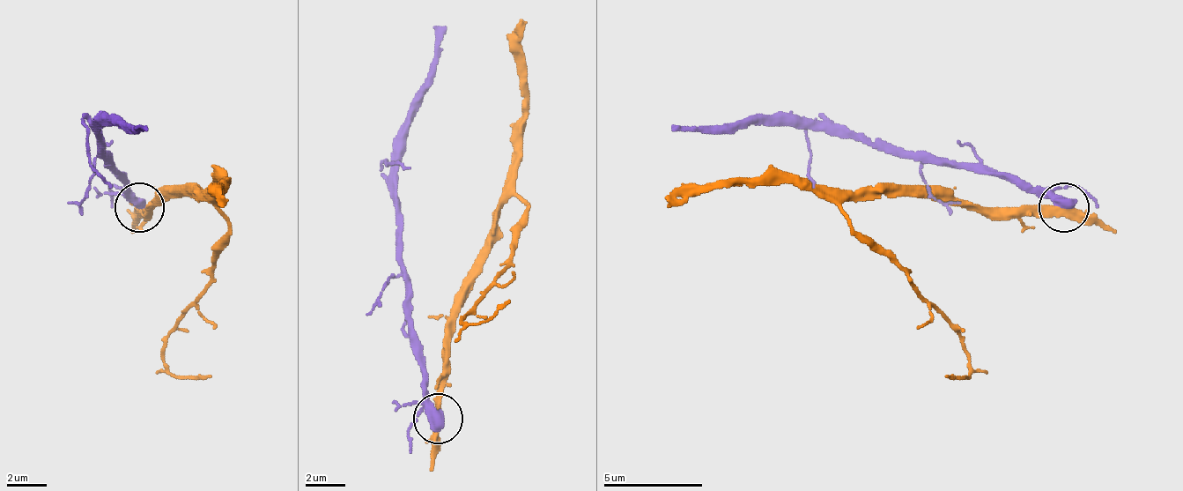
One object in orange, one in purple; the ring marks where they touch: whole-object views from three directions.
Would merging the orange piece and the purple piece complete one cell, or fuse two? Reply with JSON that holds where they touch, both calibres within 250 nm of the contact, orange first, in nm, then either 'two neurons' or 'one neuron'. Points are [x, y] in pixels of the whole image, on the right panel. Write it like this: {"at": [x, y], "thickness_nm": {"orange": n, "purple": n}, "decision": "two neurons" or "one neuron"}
{"at": [1063, 207], "thickness_nm": {"orange": 360, "purple": 600}, "decision": "two neurons"}

